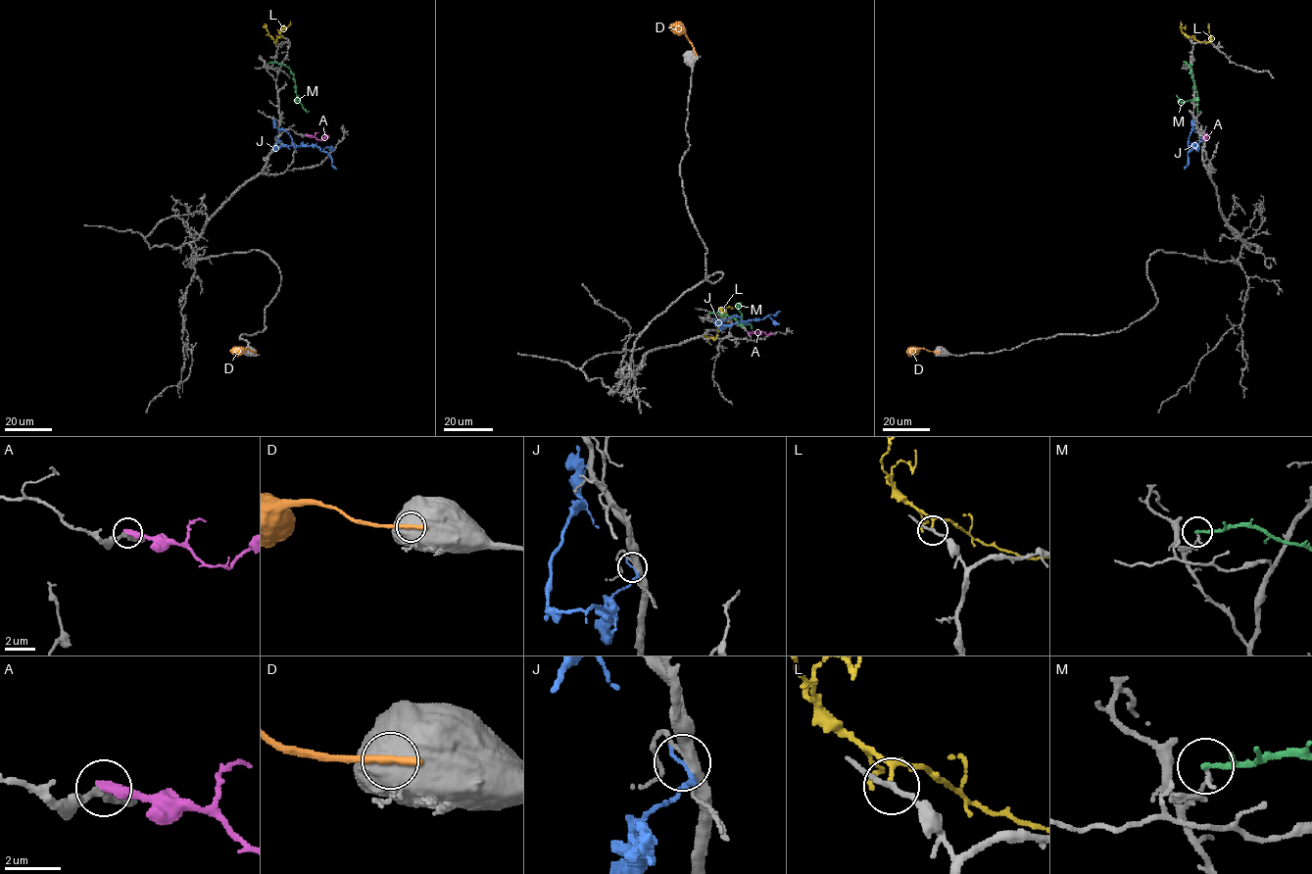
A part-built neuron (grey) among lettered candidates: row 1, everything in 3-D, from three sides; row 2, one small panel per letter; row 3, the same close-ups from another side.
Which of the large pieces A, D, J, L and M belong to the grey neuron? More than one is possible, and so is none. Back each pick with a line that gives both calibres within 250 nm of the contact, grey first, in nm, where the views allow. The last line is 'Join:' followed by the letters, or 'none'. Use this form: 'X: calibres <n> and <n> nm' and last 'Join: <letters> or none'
Join: none

